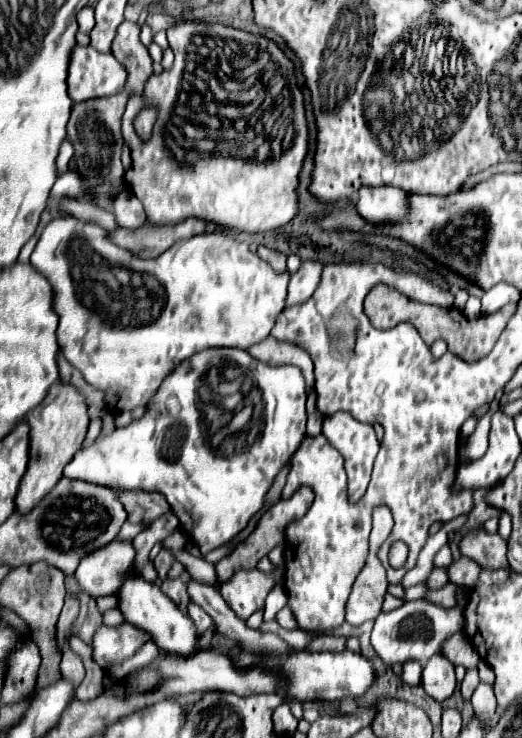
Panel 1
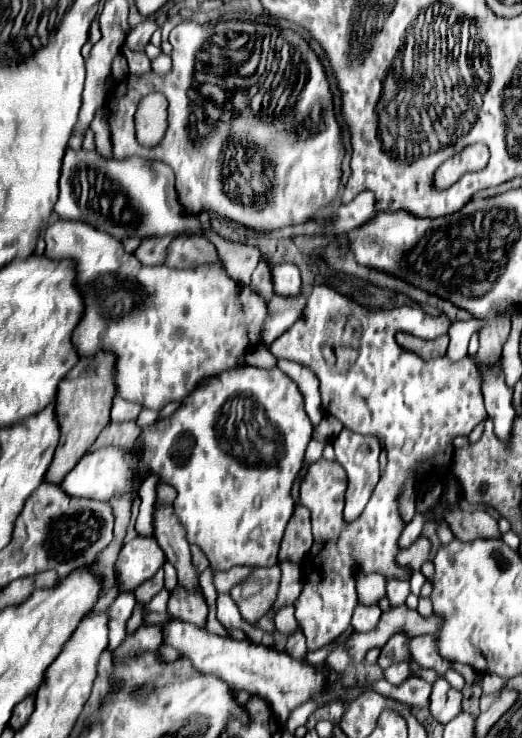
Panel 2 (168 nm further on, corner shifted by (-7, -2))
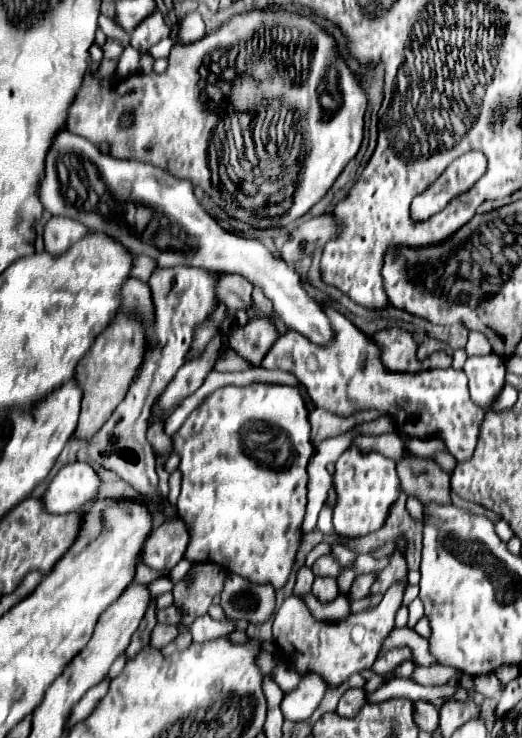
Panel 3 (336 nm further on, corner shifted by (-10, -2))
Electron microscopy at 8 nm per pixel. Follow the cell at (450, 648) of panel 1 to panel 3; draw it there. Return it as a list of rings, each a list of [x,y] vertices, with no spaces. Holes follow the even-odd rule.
[[[398,647],[398,649],[390,649],[388,653],[380,655],[374,665],[372,665],[372,671],[376,675],[384,675],[384,673],[390,673],[394,671],[404,659],[412,659],[412,651],[408,647]]]

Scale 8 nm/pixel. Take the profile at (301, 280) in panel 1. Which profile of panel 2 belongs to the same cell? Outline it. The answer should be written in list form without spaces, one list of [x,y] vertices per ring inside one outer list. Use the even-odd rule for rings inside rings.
[[[299,293],[297,297],[275,295],[269,301],[271,315],[267,317],[263,327],[263,343],[271,345],[281,333],[285,333],[301,317],[305,303],[307,303],[307,293]]]

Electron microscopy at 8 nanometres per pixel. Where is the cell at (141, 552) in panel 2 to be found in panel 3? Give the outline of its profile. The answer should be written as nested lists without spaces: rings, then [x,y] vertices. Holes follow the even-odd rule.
[[[182,517],[170,519],[166,523],[162,523],[158,529],[154,529],[150,533],[150,537],[146,539],[144,551],[142,551],[142,561],[152,567],[152,569],[172,569],[186,553],[186,545],[190,543],[190,529],[188,525],[182,521]]]

